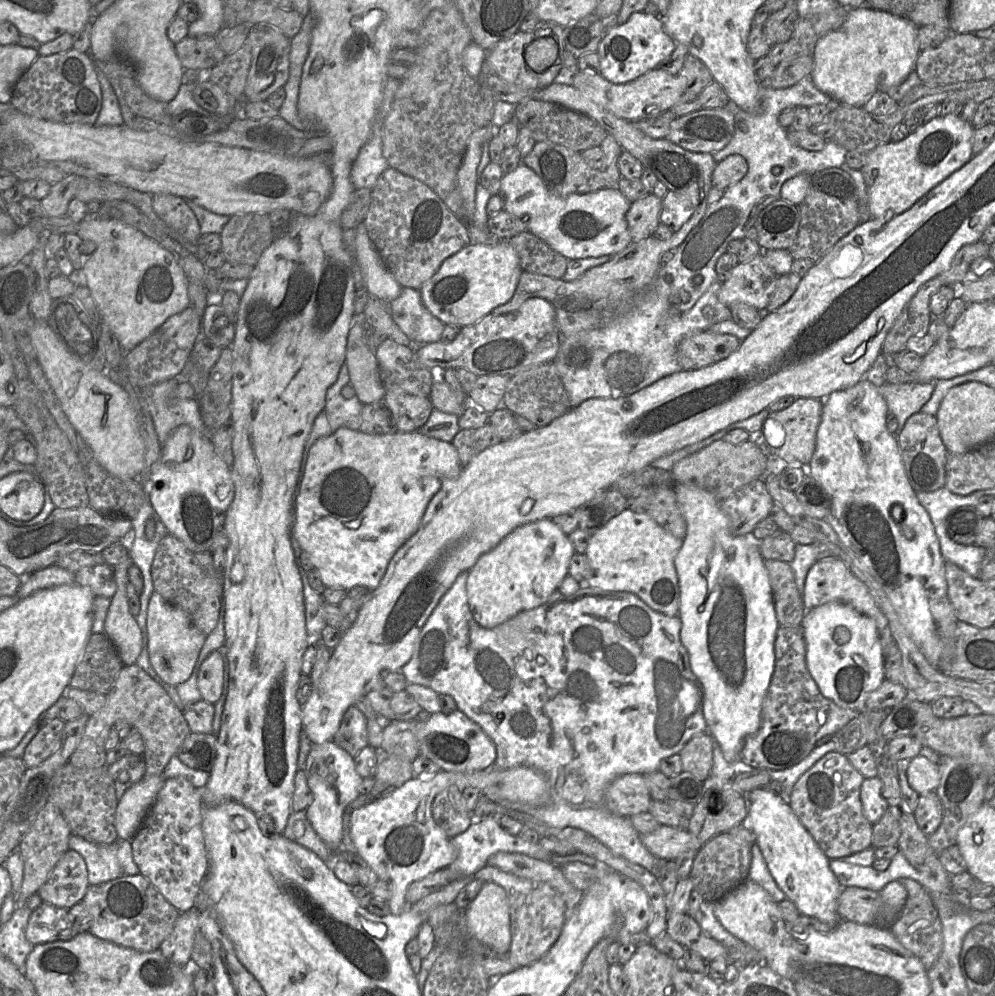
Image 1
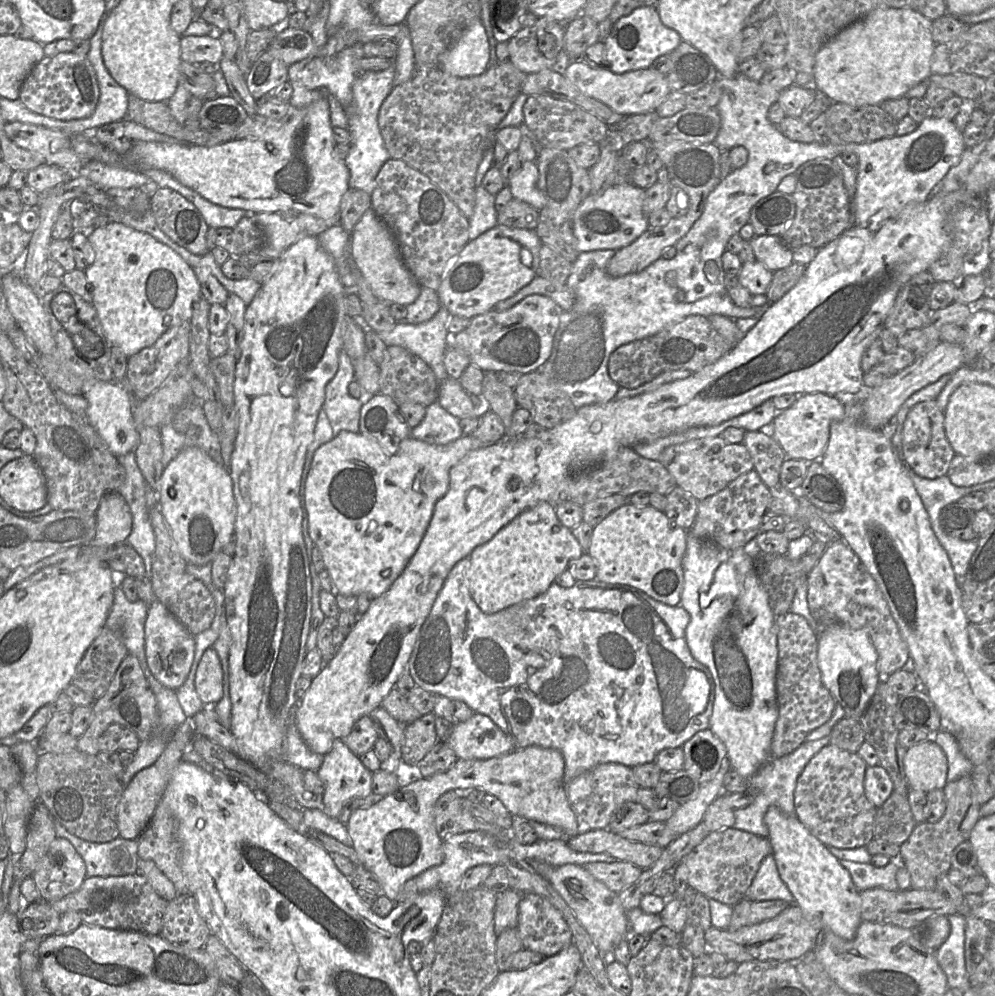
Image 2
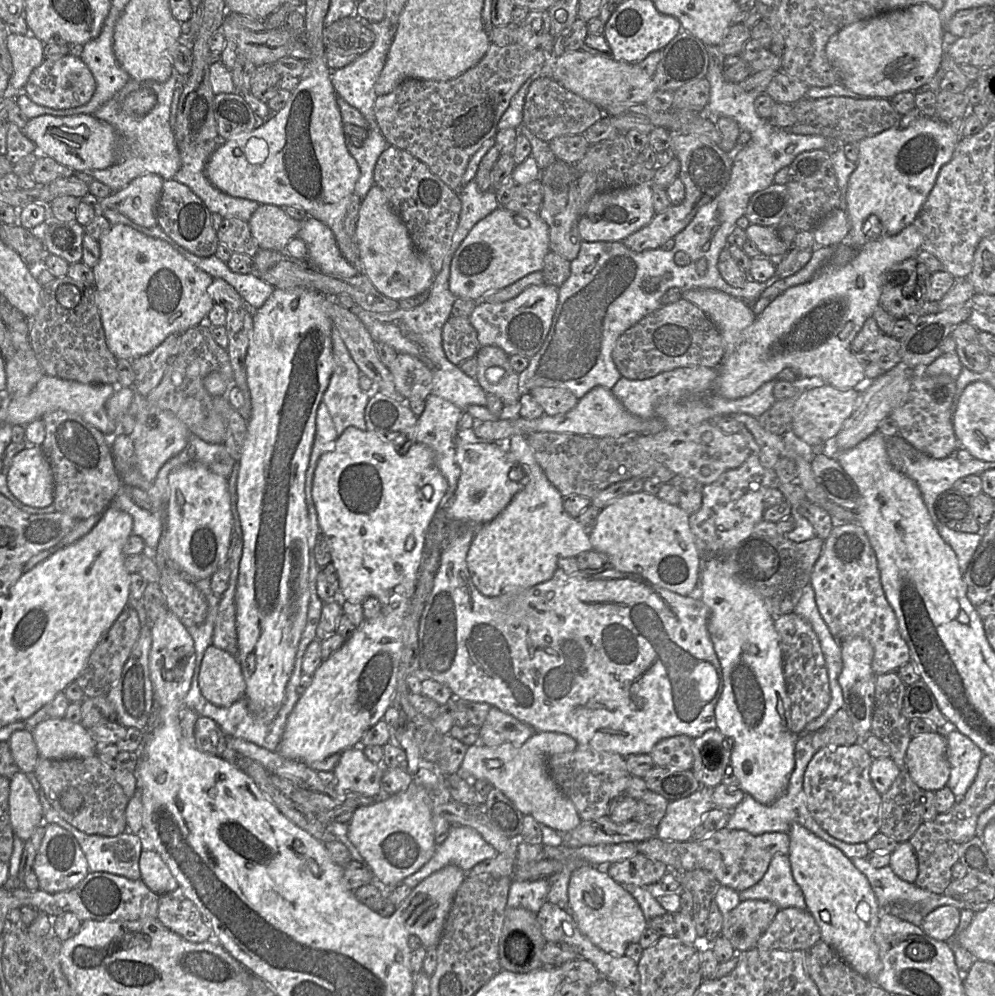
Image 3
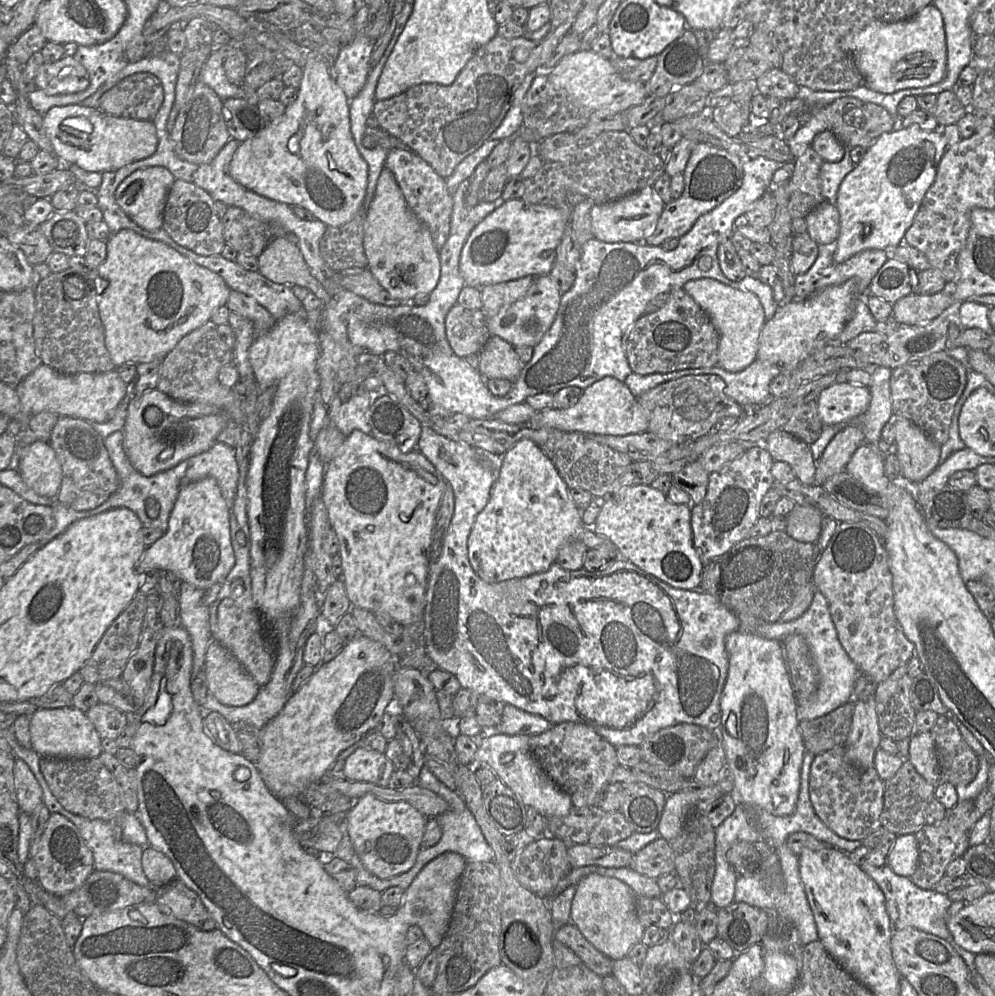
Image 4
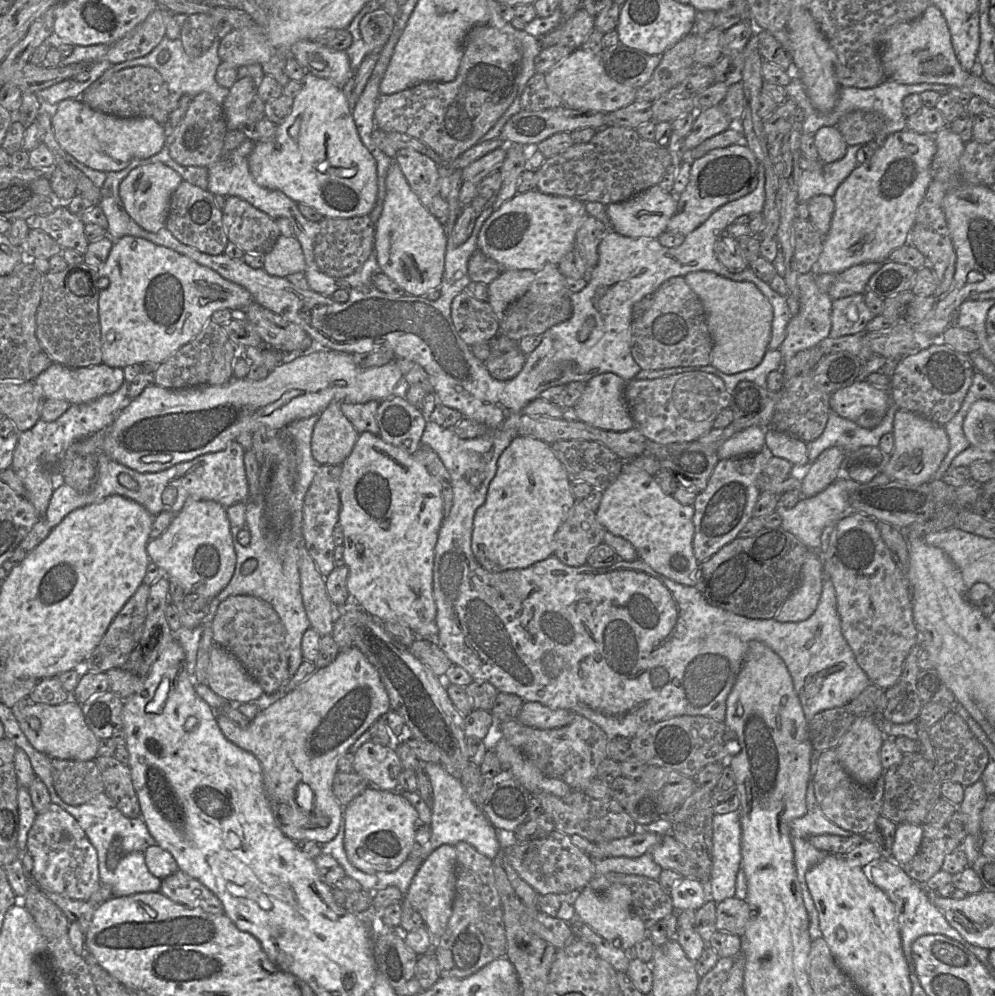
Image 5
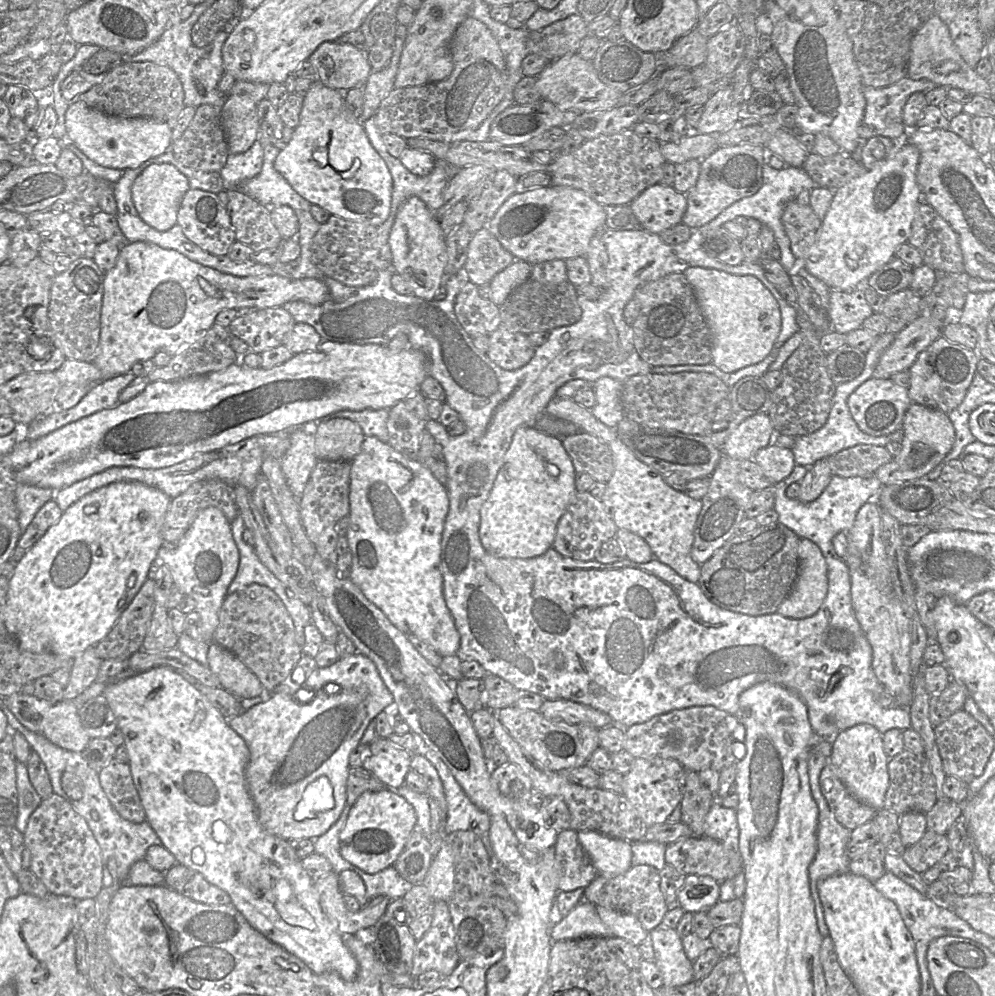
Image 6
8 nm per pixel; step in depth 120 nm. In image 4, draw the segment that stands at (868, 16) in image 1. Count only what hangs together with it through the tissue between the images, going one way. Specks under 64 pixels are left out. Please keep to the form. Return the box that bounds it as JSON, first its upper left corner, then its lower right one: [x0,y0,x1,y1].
[840,4,947,94]

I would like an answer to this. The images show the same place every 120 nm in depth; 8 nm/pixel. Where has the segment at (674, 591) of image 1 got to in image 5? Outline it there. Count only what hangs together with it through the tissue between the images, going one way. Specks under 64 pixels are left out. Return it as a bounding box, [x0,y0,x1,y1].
[596,461,698,586]

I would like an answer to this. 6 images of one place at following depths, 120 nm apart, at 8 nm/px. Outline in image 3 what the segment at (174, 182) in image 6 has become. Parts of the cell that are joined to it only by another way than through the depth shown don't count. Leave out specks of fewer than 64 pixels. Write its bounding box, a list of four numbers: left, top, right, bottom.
[99,174,164,228]

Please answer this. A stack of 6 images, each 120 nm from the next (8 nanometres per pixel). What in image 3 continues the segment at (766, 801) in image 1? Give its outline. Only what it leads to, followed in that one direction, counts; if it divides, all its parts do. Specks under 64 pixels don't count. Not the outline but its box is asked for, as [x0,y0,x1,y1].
[788,823,881,979]

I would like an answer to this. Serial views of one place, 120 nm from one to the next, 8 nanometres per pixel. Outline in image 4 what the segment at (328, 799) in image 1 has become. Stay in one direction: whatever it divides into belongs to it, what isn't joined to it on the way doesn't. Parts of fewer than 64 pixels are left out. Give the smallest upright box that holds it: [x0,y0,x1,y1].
[344,747,395,787]

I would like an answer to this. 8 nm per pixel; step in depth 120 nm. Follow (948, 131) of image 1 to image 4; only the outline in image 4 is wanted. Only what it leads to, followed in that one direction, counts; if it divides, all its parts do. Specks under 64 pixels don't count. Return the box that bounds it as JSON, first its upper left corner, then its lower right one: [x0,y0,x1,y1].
[833,124,947,263]

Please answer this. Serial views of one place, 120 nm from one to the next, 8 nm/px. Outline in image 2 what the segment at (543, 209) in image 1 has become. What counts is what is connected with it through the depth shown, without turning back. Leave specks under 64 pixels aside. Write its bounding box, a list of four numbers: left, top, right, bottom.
[509,161,649,253]

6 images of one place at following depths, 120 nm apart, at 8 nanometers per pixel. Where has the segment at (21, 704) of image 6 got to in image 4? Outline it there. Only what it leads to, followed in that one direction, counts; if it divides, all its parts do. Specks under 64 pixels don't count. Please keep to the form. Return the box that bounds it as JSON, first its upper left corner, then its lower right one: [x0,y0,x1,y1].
[29,707,103,758]

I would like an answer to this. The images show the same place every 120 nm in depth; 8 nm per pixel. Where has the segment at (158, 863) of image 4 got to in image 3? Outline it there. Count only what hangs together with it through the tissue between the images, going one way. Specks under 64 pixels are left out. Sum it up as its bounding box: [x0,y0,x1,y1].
[139,850,178,895]

